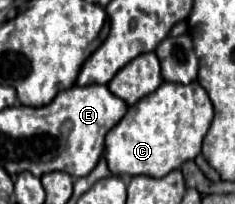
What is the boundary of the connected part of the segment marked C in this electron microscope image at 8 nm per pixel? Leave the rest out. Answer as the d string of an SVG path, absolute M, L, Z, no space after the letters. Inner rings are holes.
M163 82L153 94L141 98L137 104L129 106L123 120L113 126L105 138L105 158L109 164L109 170L115 176L153 176L161 178L169 174L171 170L181 168L183 162L193 160L201 152L201 144L205 134L209 132L209 126L213 122L213 102L205 88L199 82L191 84L175 84L175 82Z

